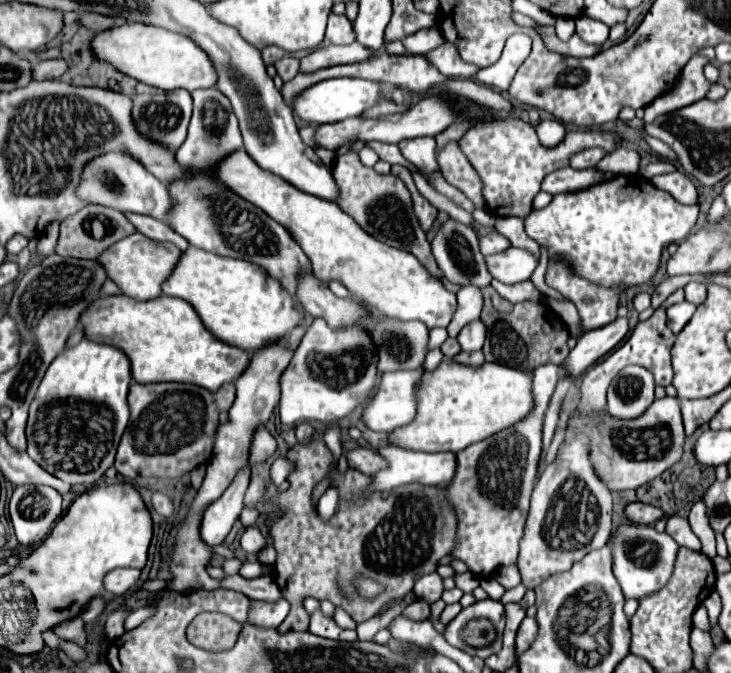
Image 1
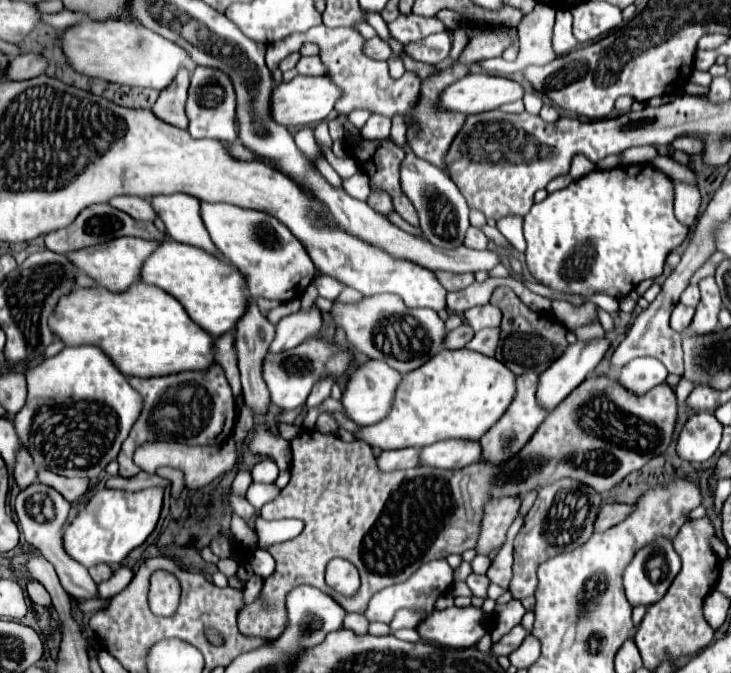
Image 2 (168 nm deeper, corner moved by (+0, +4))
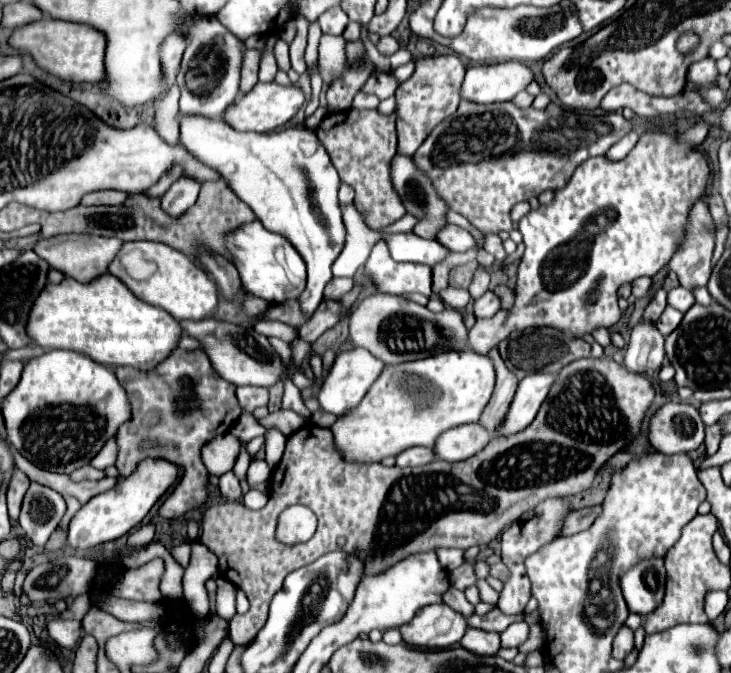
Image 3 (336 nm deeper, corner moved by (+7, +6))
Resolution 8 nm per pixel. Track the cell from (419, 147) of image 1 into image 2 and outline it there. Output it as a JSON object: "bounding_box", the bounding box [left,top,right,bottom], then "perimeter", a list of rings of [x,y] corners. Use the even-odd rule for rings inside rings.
{"bounding_box":[267,24,420,130],"perimeter":[[[321,24],[321,26],[315,26],[307,32],[303,32],[303,34],[291,34],[291,38],[285,38],[283,42],[273,42],[267,46],[269,70],[275,70],[277,64],[285,56],[299,50],[305,42],[315,42],[319,48],[323,48],[321,60],[329,68],[327,76],[335,78],[335,82],[339,82],[339,86],[343,86],[343,98],[339,100],[339,106],[335,106],[337,114],[349,114],[353,110],[369,110],[371,114],[381,114],[391,120],[399,114],[407,128],[419,130],[419,124],[413,118],[411,110],[419,102],[420,78],[413,72],[407,71],[400,79],[391,78],[387,62],[375,62],[361,54],[361,46],[365,40],[355,28],[327,28]]]}

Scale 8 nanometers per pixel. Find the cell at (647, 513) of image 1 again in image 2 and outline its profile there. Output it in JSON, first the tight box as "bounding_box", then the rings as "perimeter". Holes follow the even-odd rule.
{"bounding_box":[595,504,635,532],"perimeter":[[[603,504],[603,510],[599,512],[599,518],[595,522],[595,532],[609,530],[625,516],[629,516],[633,510],[635,510],[635,504]]]}

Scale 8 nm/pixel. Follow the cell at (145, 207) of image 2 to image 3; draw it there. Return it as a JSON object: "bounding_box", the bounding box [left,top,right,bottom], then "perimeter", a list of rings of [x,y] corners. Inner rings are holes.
{"bounding_box":[80,190,126,206],"perimeter":[[[98,190],[98,192],[88,192],[82,196],[80,204],[84,206],[94,206],[94,204],[124,204],[126,192],[120,190]]]}

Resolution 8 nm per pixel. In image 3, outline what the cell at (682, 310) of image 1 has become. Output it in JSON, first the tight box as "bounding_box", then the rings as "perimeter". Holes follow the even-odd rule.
{"bounding_box":[656,306,682,336],"perimeter":[[[666,306],[666,310],[662,312],[662,316],[658,318],[656,326],[658,326],[658,330],[660,330],[664,336],[668,336],[672,330],[676,330],[676,326],[680,324],[680,320],[682,320],[682,312],[676,312],[676,308]]]}

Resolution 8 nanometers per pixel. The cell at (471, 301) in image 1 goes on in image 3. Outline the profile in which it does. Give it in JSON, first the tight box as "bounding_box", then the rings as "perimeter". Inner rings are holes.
{"bounding_box":[440,286,470,310],"perimeter":[[[448,286],[448,288],[444,288],[444,290],[440,292],[440,298],[442,298],[442,302],[444,302],[446,306],[452,306],[452,308],[456,308],[456,310],[462,310],[462,308],[466,308],[468,302],[470,302],[470,292],[468,292],[468,290],[462,290],[462,288],[452,288],[452,286]]]}

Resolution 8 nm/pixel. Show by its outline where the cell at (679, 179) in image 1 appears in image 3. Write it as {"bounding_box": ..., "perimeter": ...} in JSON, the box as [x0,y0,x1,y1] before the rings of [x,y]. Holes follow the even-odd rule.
{"bounding_box":[668,200,714,288],"perimeter":[[[704,200],[696,202],[686,230],[686,240],[680,244],[680,250],[668,262],[668,270],[678,274],[678,280],[684,288],[706,286],[712,270],[712,252],[714,252],[714,222]]]}

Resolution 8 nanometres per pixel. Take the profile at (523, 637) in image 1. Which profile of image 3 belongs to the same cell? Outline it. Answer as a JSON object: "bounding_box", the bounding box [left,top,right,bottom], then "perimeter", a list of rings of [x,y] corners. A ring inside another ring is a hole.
{"bounding_box":[460,628,500,656],"perimeter":[[[468,628],[460,640],[460,646],[468,648],[468,652],[476,652],[480,656],[494,656],[500,650],[500,636],[476,628]]]}

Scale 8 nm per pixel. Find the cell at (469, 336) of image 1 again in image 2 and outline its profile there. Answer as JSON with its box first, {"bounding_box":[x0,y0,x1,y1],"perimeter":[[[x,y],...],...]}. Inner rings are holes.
{"bounding_box":[465,304,501,330],"perimeter":[[[485,304],[485,306],[475,306],[471,310],[467,310],[465,314],[465,322],[475,330],[483,330],[483,328],[497,328],[501,322],[501,312],[497,306]]]}

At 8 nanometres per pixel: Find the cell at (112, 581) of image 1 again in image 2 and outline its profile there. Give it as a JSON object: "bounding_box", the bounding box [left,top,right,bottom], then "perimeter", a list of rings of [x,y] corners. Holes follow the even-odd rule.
{"bounding_box":[89,564,113,584],"perimeter":[[[97,564],[97,566],[93,566],[93,568],[89,570],[89,574],[91,574],[91,578],[93,578],[97,584],[101,584],[101,582],[105,582],[105,580],[109,580],[109,578],[113,576],[113,568],[111,568],[109,564]]]}

